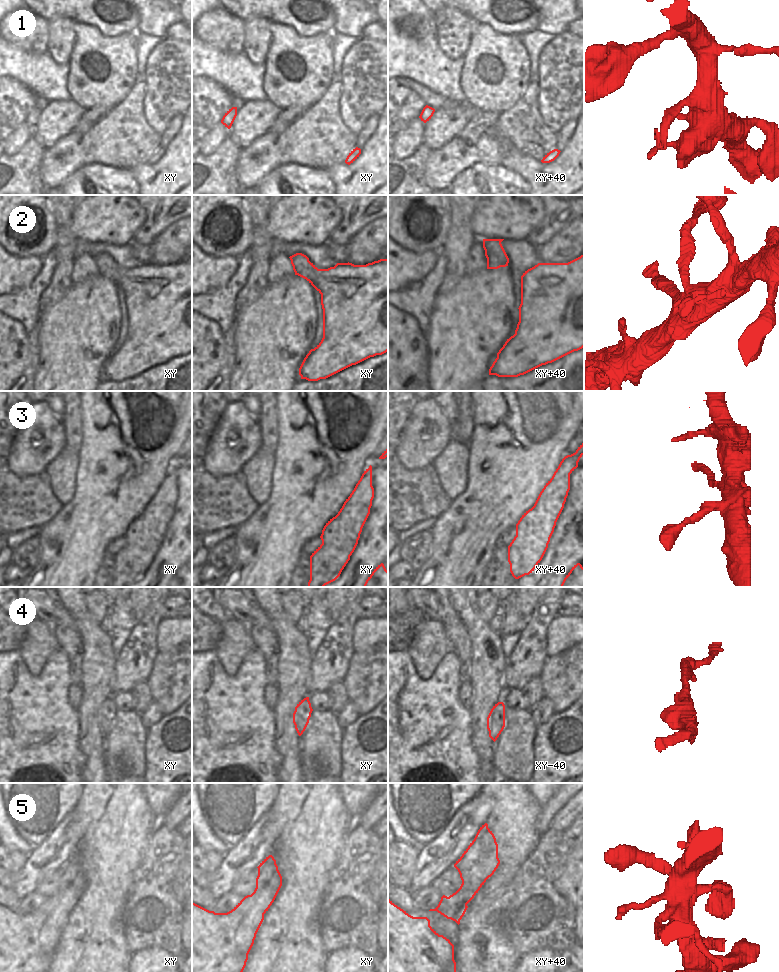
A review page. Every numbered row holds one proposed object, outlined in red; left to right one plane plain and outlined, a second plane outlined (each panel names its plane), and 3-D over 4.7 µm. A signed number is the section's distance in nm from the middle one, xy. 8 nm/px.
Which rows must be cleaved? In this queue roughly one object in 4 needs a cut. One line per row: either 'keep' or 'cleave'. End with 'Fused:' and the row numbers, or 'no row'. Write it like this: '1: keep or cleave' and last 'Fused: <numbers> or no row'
1: keep
2: cleave
3: keep
4: keep
5: keep
Fused: 2

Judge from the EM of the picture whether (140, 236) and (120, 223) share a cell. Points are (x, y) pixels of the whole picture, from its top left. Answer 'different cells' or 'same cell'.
different cells

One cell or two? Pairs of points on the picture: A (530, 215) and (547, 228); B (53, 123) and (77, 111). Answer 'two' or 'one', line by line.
A: two
B: one

